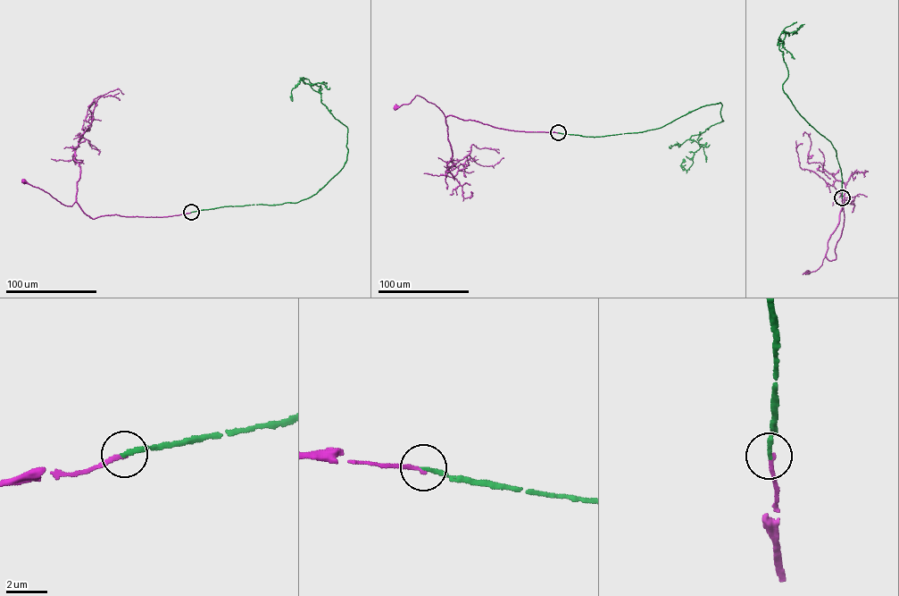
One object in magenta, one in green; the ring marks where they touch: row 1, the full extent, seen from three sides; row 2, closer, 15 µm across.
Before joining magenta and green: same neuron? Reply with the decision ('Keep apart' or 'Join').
Join

